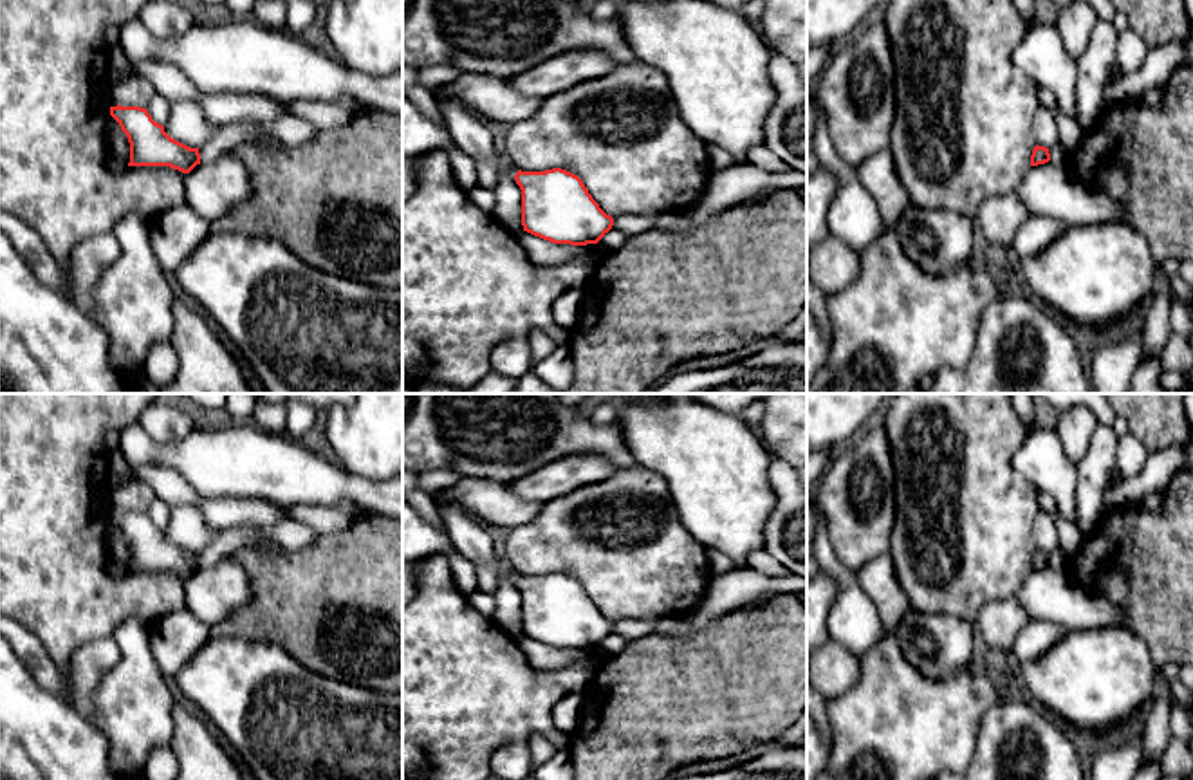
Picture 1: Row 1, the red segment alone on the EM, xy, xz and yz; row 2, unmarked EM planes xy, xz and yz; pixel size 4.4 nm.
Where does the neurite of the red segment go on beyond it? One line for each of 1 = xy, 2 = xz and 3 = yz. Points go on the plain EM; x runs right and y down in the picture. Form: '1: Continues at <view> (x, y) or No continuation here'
1: No continuation here
2: No continuation here
3: No continuation here

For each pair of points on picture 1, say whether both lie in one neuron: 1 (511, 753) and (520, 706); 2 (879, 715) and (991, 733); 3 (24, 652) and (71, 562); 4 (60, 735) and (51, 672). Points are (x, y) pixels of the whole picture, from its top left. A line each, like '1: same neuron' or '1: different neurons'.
1: different neurons
2: different neurons
3: different neurons
4: different neurons

